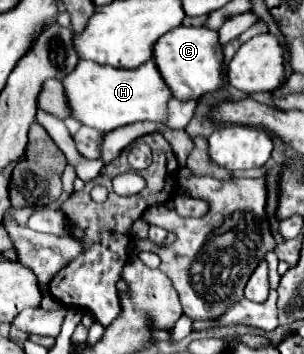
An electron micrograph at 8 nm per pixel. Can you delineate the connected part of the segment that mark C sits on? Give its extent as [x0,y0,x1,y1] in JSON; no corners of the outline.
[152,26,222,100]

